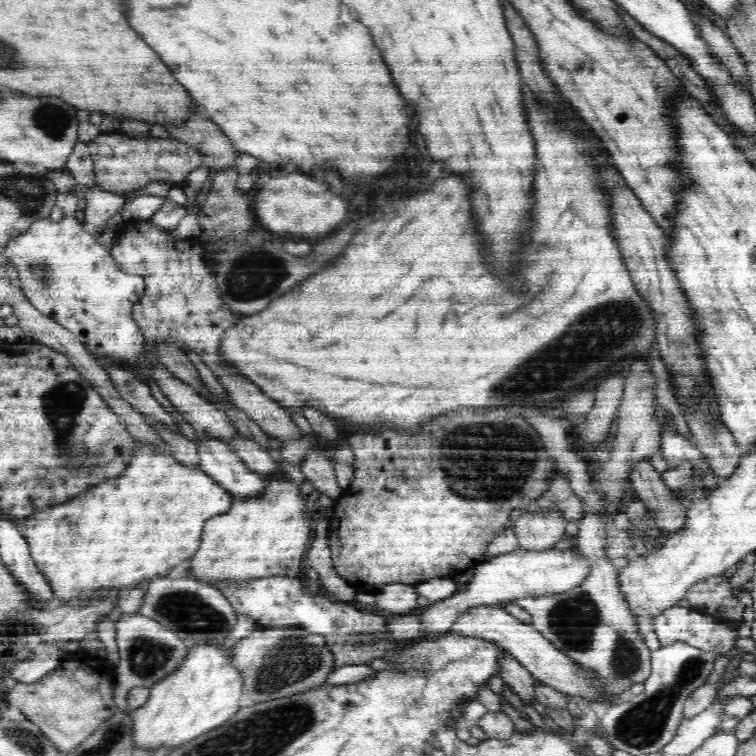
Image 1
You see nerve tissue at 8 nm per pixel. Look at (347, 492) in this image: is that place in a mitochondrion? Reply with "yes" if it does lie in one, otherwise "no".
no

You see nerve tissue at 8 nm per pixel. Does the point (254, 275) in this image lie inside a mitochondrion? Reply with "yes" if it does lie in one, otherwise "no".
yes

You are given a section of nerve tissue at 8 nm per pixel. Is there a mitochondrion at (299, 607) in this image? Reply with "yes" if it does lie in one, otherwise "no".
no

